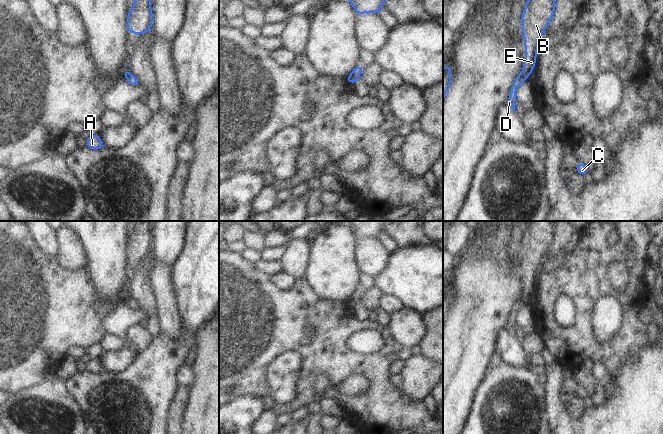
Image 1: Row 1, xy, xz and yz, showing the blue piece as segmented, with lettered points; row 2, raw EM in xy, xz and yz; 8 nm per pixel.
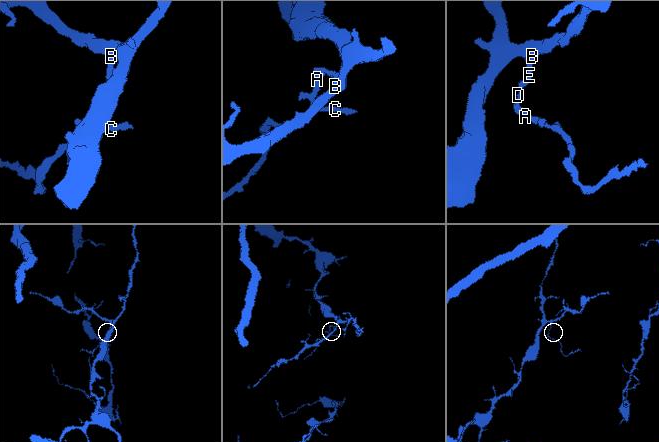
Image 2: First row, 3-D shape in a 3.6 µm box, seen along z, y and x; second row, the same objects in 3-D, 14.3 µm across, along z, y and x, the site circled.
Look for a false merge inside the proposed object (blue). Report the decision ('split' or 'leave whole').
split

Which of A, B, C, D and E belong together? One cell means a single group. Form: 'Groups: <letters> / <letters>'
Groups: A C D / B E.

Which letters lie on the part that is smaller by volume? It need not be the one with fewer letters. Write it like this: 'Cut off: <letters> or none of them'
Cut off: A, C, D

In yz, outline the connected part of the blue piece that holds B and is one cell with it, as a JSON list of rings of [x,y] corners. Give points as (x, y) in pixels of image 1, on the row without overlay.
[[[531,221],[525,228],[521,249],[524,261],[526,281],[522,299],[529,301],[536,288],[538,266],[551,245],[556,231],[552,221]]]

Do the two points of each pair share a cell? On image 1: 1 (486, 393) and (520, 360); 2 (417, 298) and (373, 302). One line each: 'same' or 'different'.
1: different
2: different

